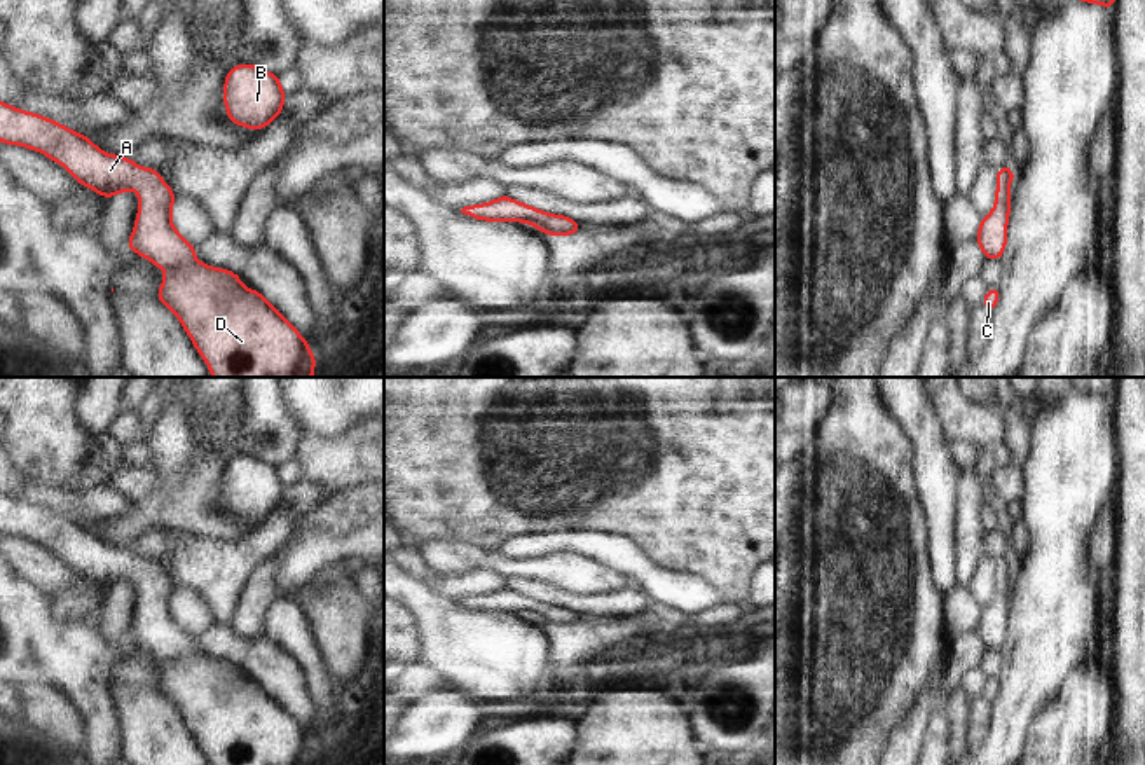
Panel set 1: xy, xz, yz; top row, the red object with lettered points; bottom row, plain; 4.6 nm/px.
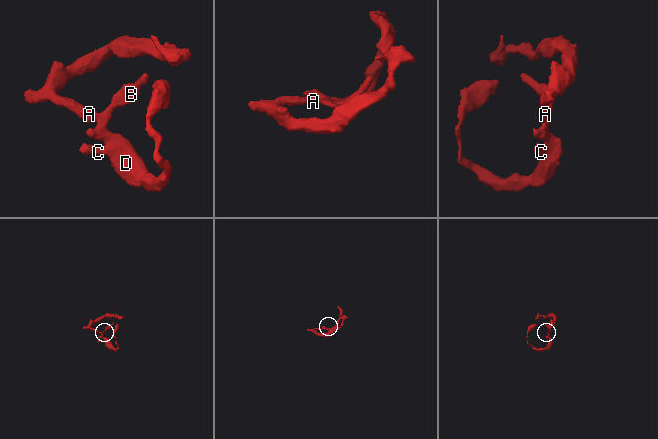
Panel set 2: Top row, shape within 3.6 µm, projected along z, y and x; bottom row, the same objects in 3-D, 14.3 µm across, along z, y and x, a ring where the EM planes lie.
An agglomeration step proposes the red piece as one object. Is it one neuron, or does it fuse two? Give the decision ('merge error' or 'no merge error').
no merge error

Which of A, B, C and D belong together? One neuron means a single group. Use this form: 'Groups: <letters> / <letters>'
Groups: A B C D

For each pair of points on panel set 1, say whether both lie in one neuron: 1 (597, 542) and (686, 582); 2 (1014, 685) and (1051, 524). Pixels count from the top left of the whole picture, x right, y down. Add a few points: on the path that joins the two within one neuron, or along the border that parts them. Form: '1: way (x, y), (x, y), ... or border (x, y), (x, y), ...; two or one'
1: way (620, 551), (664, 582); one
2: way (1042, 645), (1051, 629), (1051, 565); one

